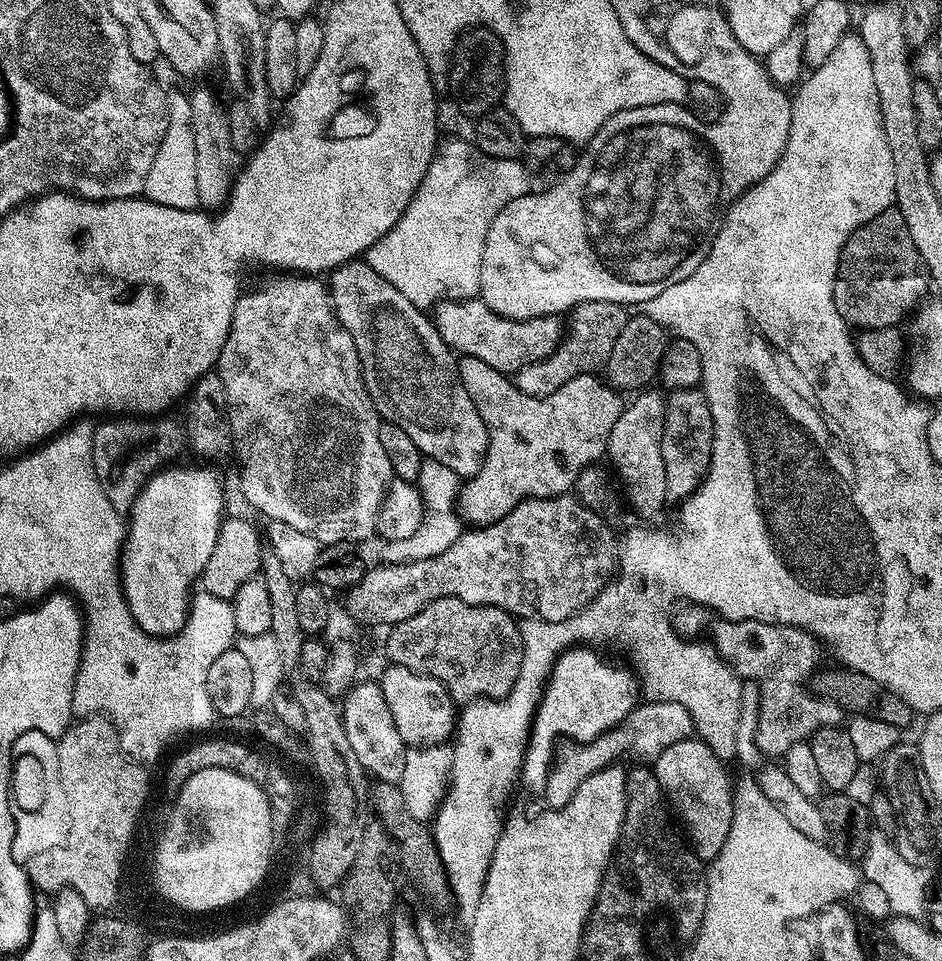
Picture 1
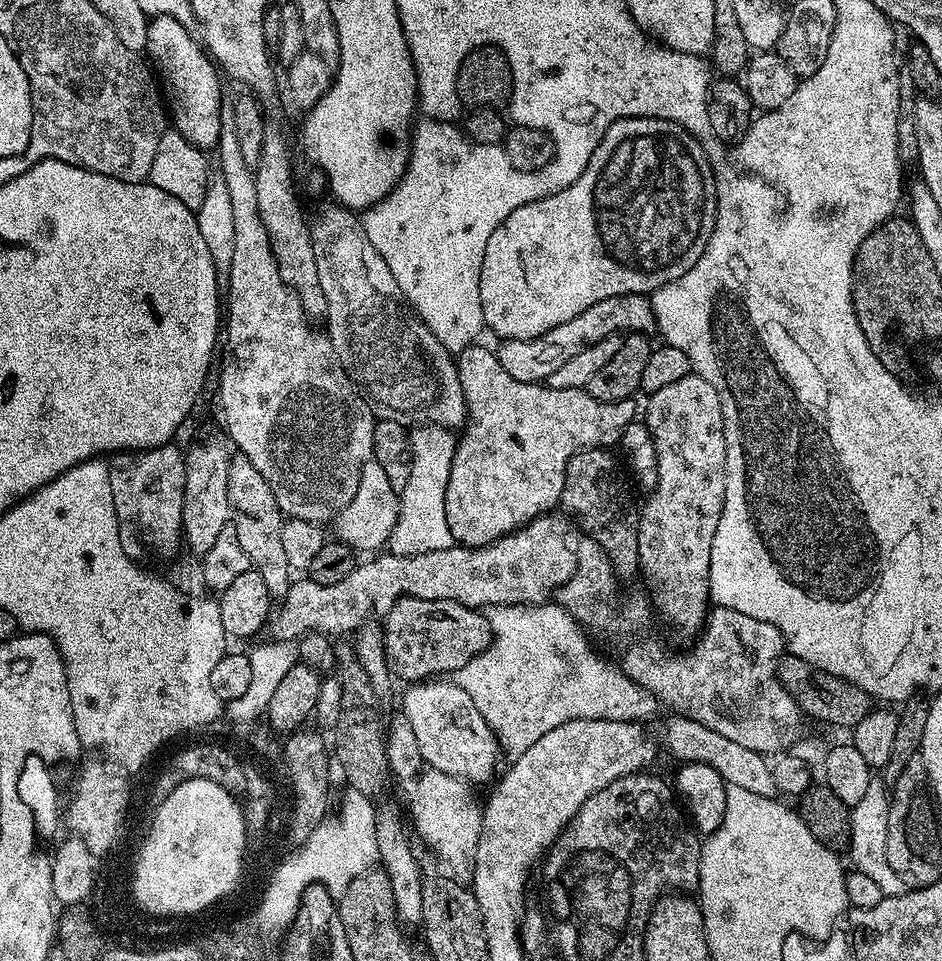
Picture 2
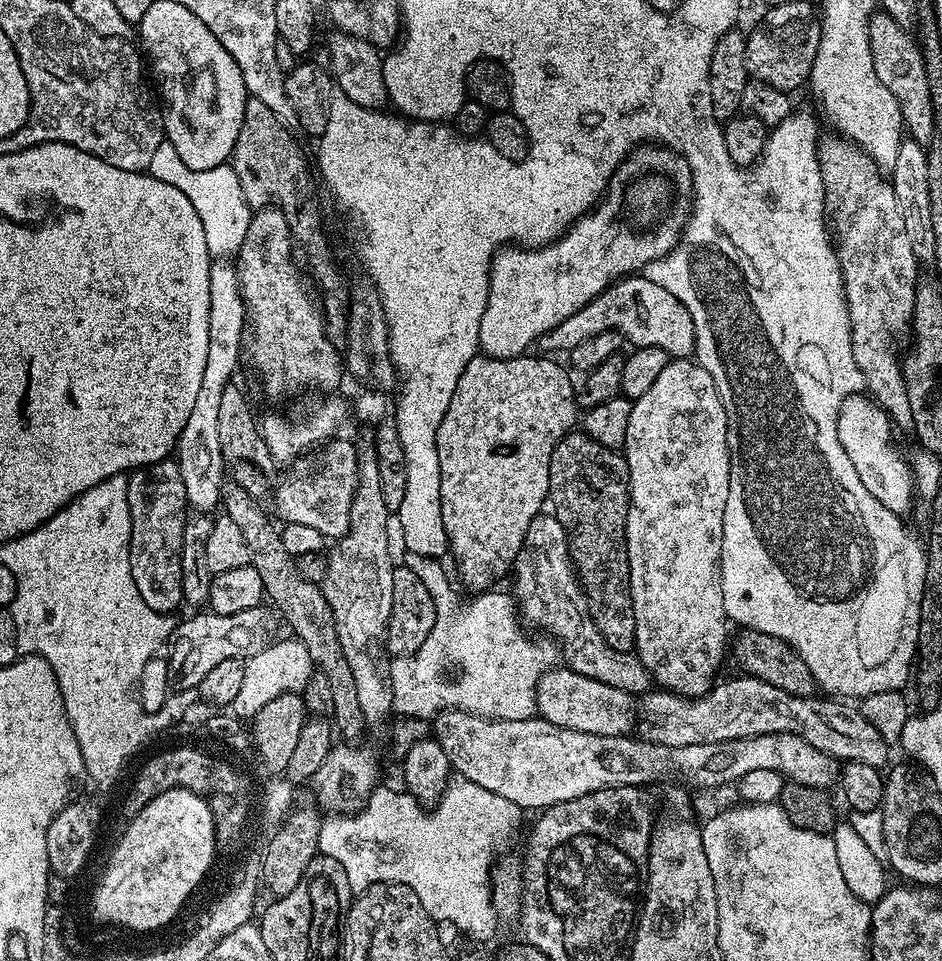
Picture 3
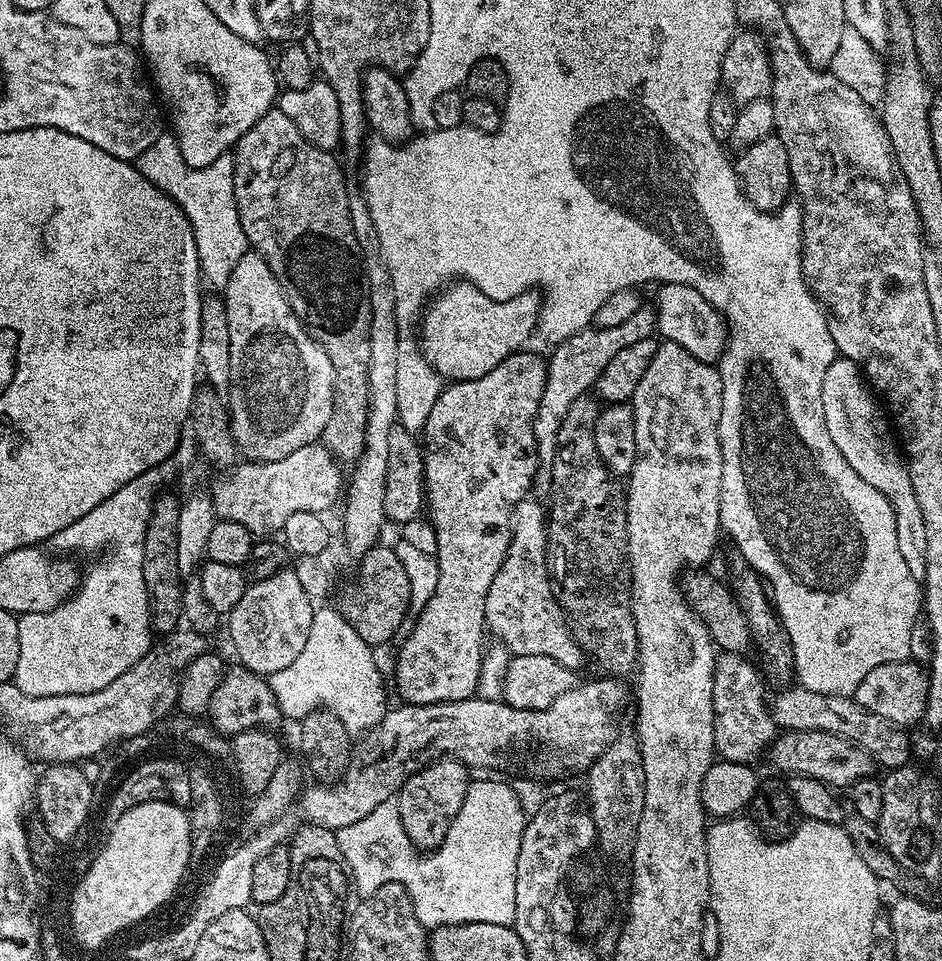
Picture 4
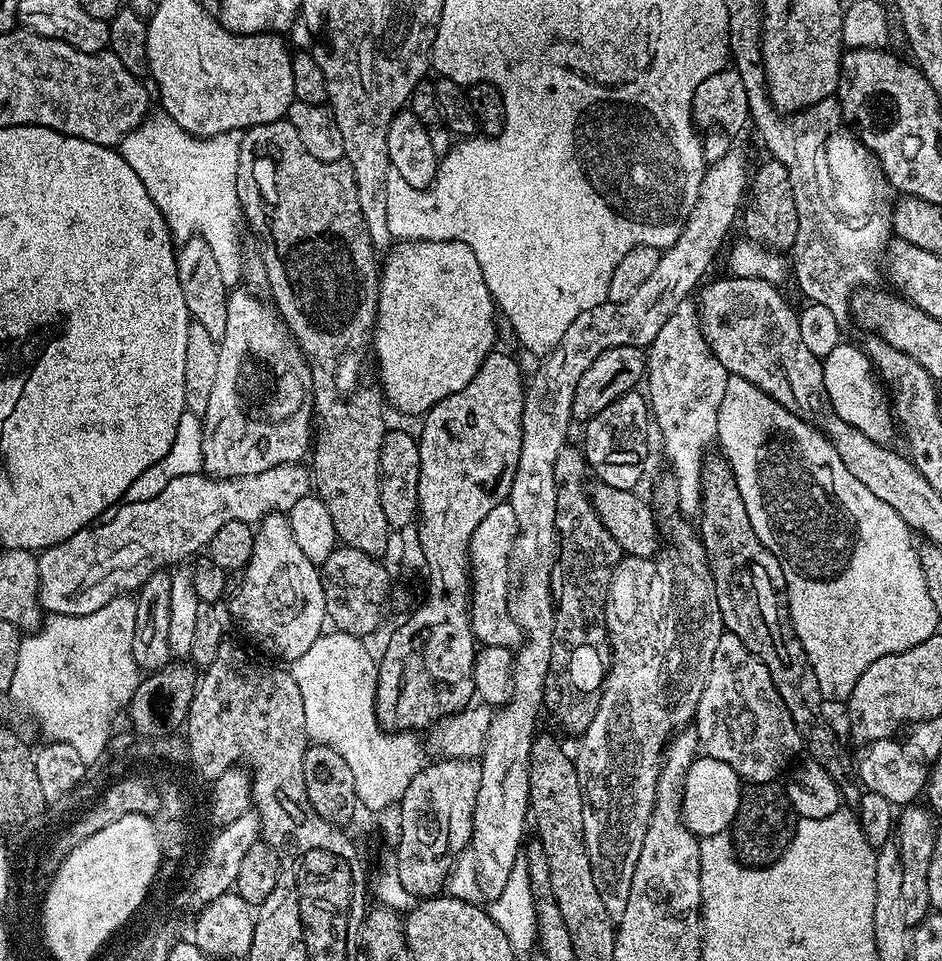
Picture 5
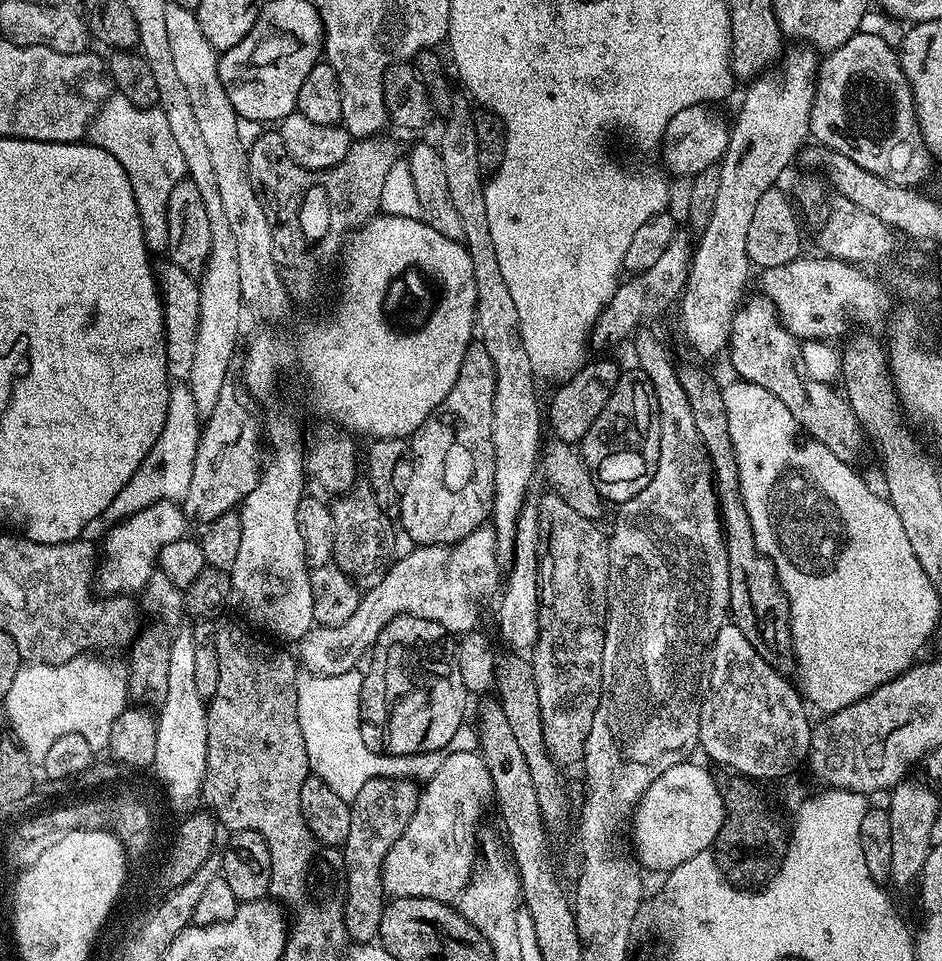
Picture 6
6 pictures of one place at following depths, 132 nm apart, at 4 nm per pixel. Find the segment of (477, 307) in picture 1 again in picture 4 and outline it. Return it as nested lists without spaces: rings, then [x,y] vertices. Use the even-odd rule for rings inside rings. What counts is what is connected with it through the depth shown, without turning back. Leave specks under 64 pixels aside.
[[[661,283],[659,288],[660,293],[656,296],[656,308],[654,307],[655,331],[661,332],[664,340],[674,342],[682,346],[682,350],[694,354],[694,358],[715,365],[724,352],[726,343],[725,317],[714,306],[710,306],[710,302],[706,302],[698,290],[690,286]]]

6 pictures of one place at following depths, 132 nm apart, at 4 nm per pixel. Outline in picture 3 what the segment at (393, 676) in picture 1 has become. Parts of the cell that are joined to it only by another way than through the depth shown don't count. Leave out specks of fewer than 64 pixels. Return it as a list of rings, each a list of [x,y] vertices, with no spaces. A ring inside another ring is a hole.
[[[449,708],[447,712],[441,712],[434,720],[434,739],[440,743],[442,750],[446,754],[446,758],[452,764],[453,773],[457,776],[464,776],[473,786],[482,786],[486,790],[491,790],[493,794],[500,795],[503,800],[514,802],[522,810],[528,808],[536,808],[535,810],[543,810],[554,806],[558,802],[570,802],[574,798],[582,798],[582,794],[590,794],[594,790],[602,790],[603,788],[621,788],[622,786],[630,786],[631,788],[639,788],[641,786],[653,786],[652,784],[664,784],[667,780],[676,780],[681,785],[692,788],[720,788],[723,784],[728,786],[735,785],[736,781],[742,778],[742,774],[751,774],[754,770],[774,770],[779,776],[783,776],[785,781],[801,784],[802,786],[814,786],[815,788],[831,789],[837,783],[840,775],[841,765],[830,754],[826,754],[822,750],[818,750],[814,746],[810,746],[810,742],[806,742],[802,738],[798,738],[794,734],[764,734],[755,736],[754,738],[738,738],[730,742],[710,742],[709,744],[691,744],[690,746],[662,746],[661,744],[651,744],[645,740],[637,738],[635,735],[626,736],[599,736],[598,734],[586,734],[582,730],[566,730],[562,726],[554,726],[550,722],[533,718],[531,720],[492,720],[488,716],[476,716],[472,712],[463,712],[457,708]]]

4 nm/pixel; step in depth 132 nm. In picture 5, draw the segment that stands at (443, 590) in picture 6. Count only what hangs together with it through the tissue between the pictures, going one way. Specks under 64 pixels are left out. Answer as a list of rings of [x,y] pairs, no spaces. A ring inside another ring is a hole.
[[[505,502],[494,506],[486,518],[474,530],[468,543],[468,567],[470,569],[470,615],[472,634],[483,647],[502,646],[515,649],[522,637],[518,626],[510,618],[506,606],[508,597],[508,555],[514,546],[514,538],[520,529],[518,518],[514,518],[511,504]]]

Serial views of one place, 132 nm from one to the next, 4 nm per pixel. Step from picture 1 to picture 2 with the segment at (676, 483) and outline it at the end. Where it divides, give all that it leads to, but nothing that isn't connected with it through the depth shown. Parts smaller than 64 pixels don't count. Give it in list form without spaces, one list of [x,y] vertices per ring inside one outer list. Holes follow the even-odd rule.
[[[690,374],[686,378],[678,378],[678,382],[670,382],[670,386],[662,386],[662,390],[651,393],[647,397],[648,409],[643,409],[642,420],[648,425],[654,450],[656,451],[656,484],[647,493],[648,501],[639,509],[640,529],[638,530],[638,558],[640,572],[653,584],[650,600],[655,611],[672,628],[681,628],[686,635],[695,637],[704,627],[704,621],[710,611],[710,597],[708,595],[708,575],[710,574],[710,546],[714,546],[714,530],[718,530],[718,518],[722,514],[724,495],[726,494],[726,438],[724,437],[724,419],[722,418],[722,402],[718,402],[718,390],[706,382],[706,378]]]

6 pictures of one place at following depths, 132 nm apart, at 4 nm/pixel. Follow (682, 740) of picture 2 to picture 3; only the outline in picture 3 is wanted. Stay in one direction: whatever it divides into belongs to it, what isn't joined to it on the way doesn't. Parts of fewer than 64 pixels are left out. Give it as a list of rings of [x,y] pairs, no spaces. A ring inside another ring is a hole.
[[[567,666],[551,668],[540,677],[536,683],[536,711],[539,719],[554,726],[599,736],[626,736],[638,723],[638,704],[633,693],[586,678]]]

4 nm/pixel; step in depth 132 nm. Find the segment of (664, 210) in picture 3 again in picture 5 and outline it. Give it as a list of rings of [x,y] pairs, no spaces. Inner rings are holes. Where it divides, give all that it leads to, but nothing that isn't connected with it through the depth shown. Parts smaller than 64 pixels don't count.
[[[401,240],[393,243],[382,260],[382,267],[378,272],[379,291],[376,297],[376,326],[372,329],[371,351],[374,353],[374,364],[380,367],[380,380],[382,396],[389,405],[392,404],[400,412],[408,416],[423,417],[442,398],[450,398],[450,394],[458,394],[474,374],[478,374],[478,366],[482,366],[485,358],[497,347],[496,344],[496,320],[498,309],[488,296],[488,288],[480,277],[480,267],[474,258],[474,254],[460,240],[447,240],[446,242],[430,242],[429,240]]]

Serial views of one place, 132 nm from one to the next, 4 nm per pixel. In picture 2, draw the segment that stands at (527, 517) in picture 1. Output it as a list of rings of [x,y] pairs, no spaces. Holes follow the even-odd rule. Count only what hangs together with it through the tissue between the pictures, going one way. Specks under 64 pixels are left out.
[[[545,514],[537,520],[516,529],[516,531],[498,538],[485,548],[465,548],[453,546],[444,550],[435,550],[413,556],[394,556],[376,554],[365,562],[357,563],[353,572],[346,574],[342,582],[319,584],[307,578],[293,579],[288,592],[279,597],[273,607],[272,615],[266,625],[271,639],[298,642],[307,632],[322,632],[332,638],[340,638],[343,632],[353,632],[367,625],[372,612],[377,618],[387,616],[388,611],[403,596],[430,598],[431,600],[453,600],[465,604],[467,608],[485,609],[493,604],[546,604],[553,599],[554,593],[574,574],[576,569],[576,549],[573,541],[568,541],[569,521],[563,515]]]

